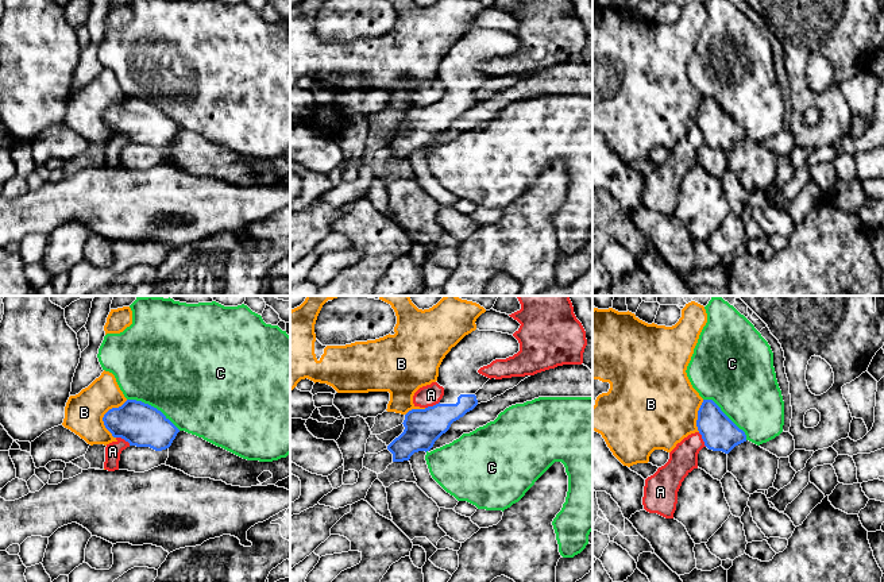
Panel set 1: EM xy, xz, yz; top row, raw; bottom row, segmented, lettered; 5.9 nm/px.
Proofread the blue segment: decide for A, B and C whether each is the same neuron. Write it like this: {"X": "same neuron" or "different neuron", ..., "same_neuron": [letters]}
{"A": "different neuron", "B": "different neuron", "C": "different neuron", "same_neuron": []}

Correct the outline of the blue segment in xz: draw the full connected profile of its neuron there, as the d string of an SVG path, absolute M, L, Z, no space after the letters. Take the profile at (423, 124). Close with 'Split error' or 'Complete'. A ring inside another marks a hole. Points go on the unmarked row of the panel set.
M475 27L466 32L439 65L436 80L444 85L440 100L405 112L404 130L387 143L393 159L409 158L414 150L429 149L453 119L478 103L475 90L490 77L478 68L518 49L518 38L509 31Z. Split error

